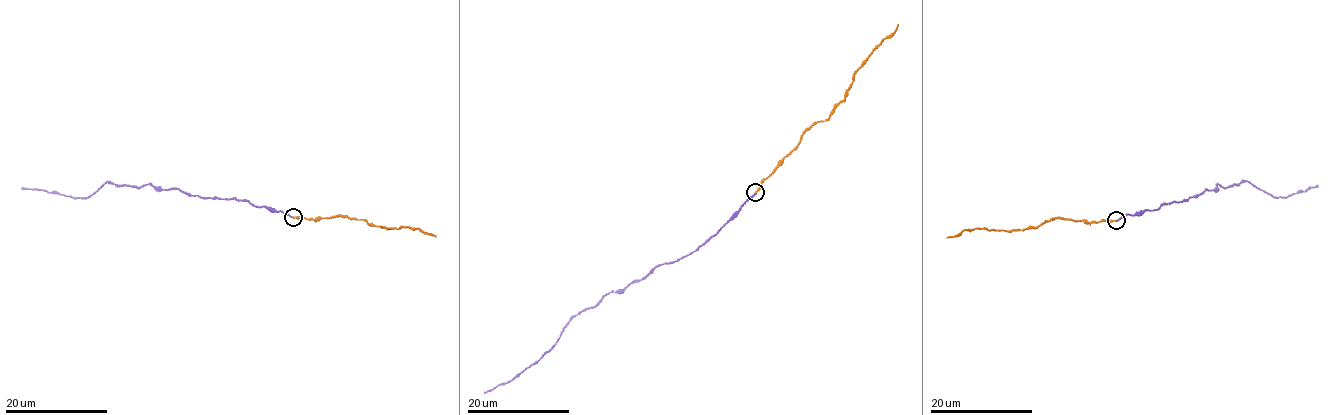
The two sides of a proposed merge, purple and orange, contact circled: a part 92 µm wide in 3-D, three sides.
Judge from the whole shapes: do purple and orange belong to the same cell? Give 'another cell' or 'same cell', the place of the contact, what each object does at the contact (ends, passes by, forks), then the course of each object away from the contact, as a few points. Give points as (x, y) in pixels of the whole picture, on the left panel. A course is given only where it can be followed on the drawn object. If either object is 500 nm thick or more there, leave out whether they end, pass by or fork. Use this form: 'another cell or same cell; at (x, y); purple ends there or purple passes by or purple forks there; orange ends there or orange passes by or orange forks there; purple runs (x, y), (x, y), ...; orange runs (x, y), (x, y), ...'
same cell; at (293, 217); purple ends there; orange ends there; purple runs (293, 217), (248, 201), (202, 198), (147, 184), (140, 187), (106, 183), (81, 198), (21, 187); orange runs (293, 217), (317, 220), (338, 215), (390, 228), (420, 228), (435, 236)

